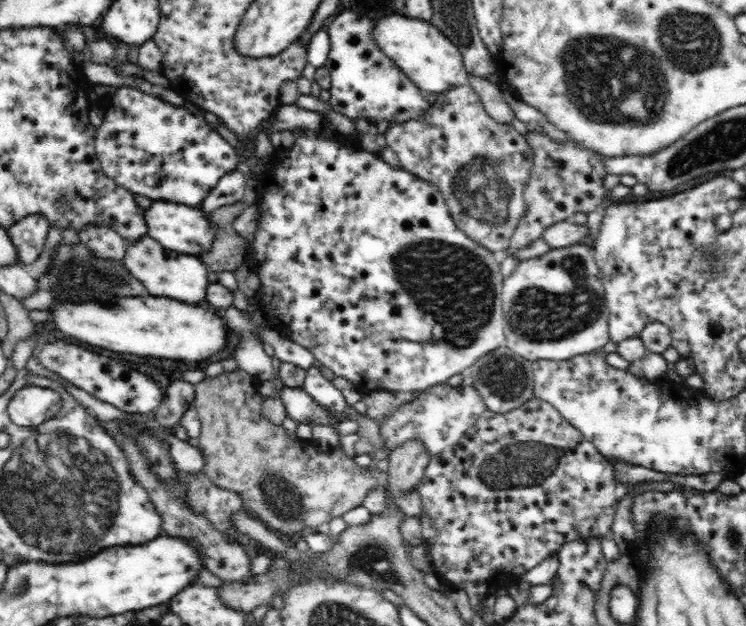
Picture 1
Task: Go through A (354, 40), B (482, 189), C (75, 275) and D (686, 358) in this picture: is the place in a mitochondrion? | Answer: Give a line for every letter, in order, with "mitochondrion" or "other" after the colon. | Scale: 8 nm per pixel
A: other
B: mitochondrion
C: mitochondrion
D: other

